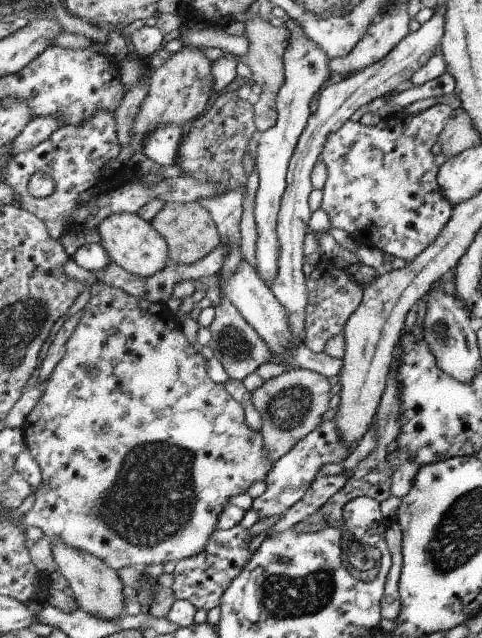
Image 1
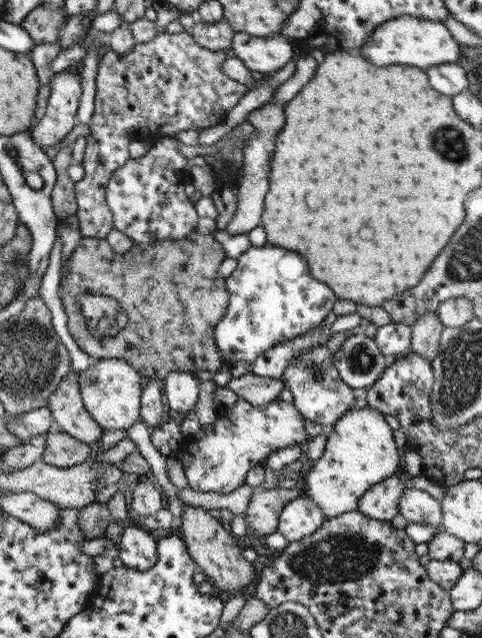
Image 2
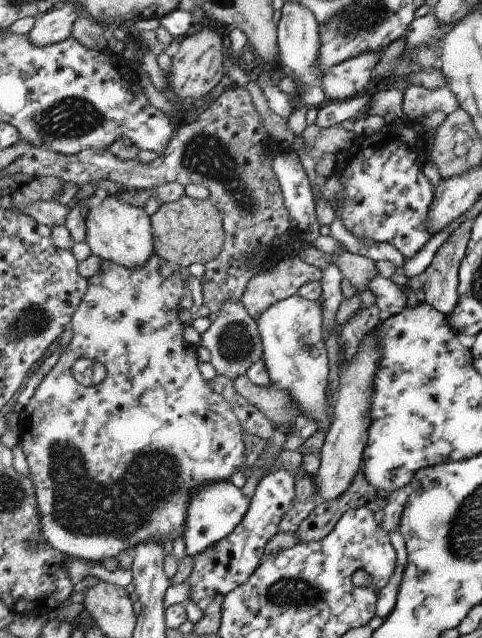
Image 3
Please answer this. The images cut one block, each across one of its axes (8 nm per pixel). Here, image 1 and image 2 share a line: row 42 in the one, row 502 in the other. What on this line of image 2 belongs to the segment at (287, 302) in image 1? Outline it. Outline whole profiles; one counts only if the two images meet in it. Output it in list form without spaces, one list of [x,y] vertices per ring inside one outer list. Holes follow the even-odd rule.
[[[406,488],[400,498],[398,512],[410,523],[441,527],[443,512],[441,502],[432,499],[428,492]]]

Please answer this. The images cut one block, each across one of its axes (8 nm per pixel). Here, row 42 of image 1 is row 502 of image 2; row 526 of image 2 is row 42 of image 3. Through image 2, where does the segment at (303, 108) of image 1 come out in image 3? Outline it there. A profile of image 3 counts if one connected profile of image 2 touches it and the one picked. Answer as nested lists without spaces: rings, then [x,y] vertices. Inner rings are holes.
[[[285,2],[281,8],[281,19],[277,25],[277,45],[284,68],[294,72],[296,79],[306,85],[318,85],[323,74],[315,68],[315,60],[320,48],[319,24],[315,14],[302,3]]]

